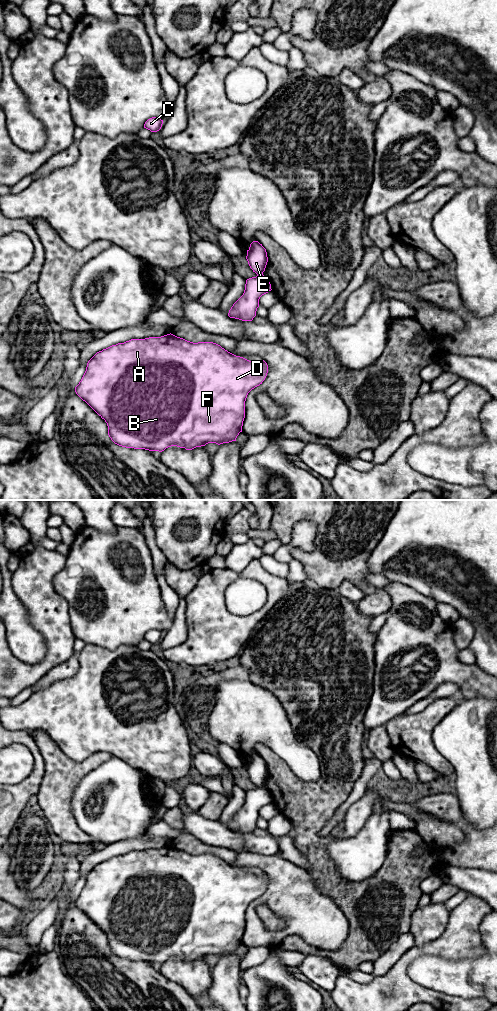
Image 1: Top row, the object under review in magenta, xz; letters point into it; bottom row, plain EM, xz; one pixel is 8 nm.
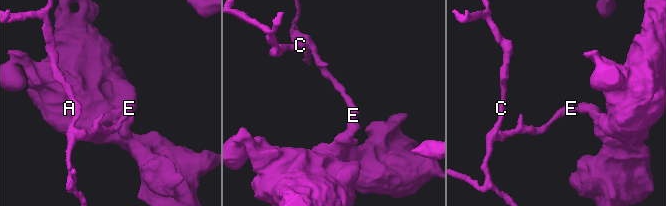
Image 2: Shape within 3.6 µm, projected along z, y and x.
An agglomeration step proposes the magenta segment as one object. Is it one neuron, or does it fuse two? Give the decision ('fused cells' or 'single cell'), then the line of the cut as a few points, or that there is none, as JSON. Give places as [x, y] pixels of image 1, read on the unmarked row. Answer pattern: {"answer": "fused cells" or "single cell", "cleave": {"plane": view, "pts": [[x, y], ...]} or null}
{"answer": "fused cells", "cleave": {"plane": "xz", "pts": [[257, 786], [262, 787]]}}

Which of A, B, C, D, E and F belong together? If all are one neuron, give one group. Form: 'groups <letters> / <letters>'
groups A B D F / C E

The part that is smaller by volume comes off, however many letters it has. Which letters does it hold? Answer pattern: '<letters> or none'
C, E

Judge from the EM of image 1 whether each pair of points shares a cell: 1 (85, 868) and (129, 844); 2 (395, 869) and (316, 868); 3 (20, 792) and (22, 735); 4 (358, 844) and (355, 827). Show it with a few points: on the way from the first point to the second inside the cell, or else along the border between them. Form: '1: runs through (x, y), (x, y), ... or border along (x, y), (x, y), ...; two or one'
1: runs through (96, 857), (118, 848); one
2: runs through (375, 889), (339, 889), (336, 887); one
3: runs through (34, 778), (37, 773), (37, 756), (33, 749); one
4: border along (370, 815), (355, 835), (340, 840); two

